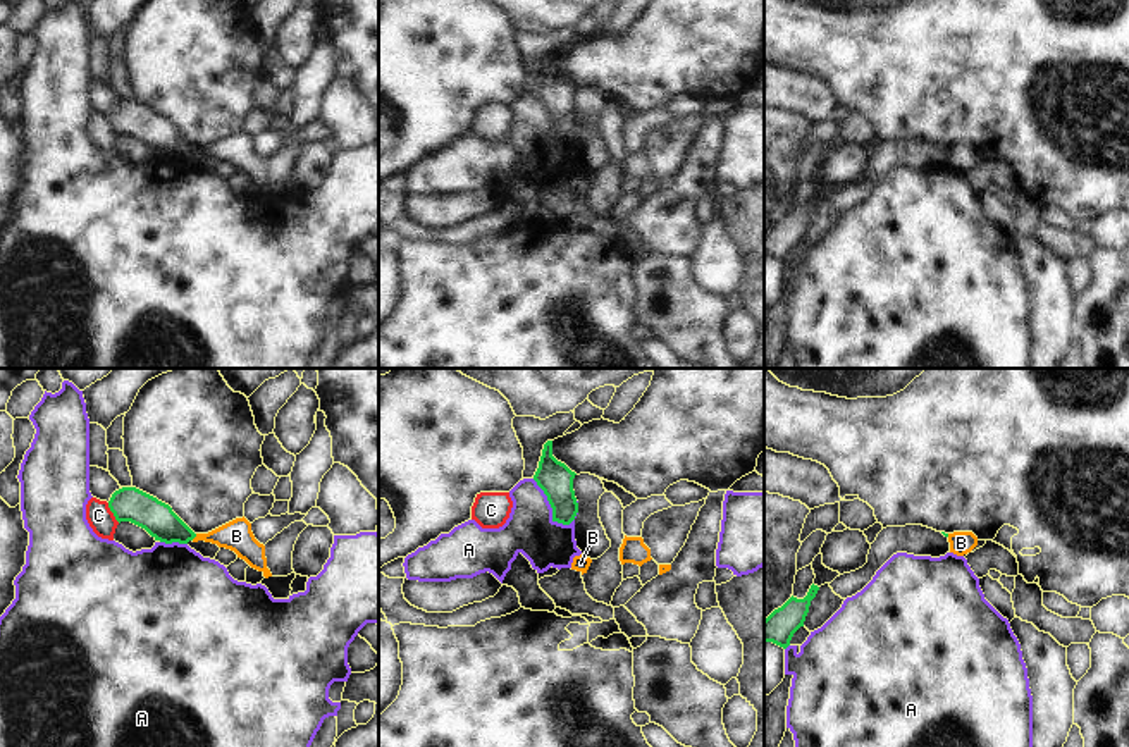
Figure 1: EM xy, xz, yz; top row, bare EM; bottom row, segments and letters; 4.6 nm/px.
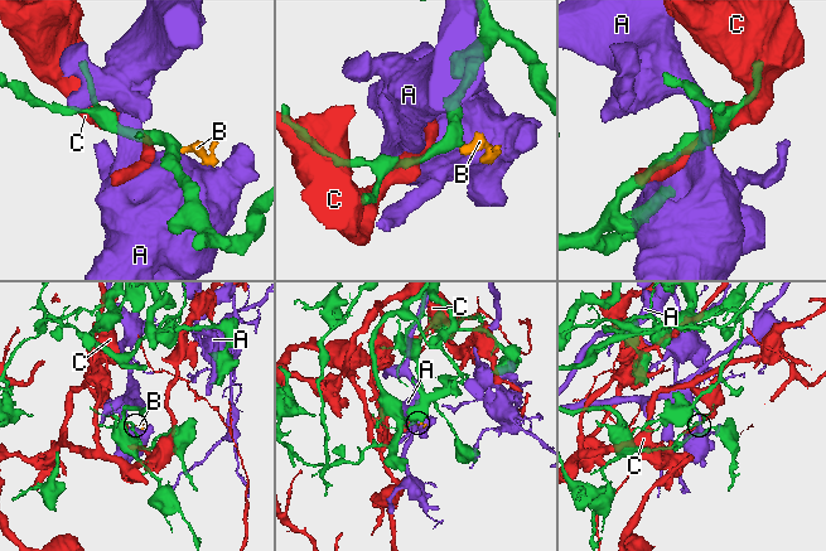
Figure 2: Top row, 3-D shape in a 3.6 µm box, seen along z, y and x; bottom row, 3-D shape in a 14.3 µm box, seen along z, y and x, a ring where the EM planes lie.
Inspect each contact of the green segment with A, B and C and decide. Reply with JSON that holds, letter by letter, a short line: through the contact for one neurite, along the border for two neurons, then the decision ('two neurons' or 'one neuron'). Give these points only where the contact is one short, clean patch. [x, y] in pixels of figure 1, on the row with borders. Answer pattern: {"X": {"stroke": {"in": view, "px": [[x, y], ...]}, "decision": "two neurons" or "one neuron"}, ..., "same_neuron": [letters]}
{"A": {"decision": "two neurons"}, "B": {"stroke": {"in": "xy", "px": [[197, 534], [191, 539]]}, "decision": "two neurons"}, "C": {"decision": "two neurons"}, "same_neuron": []}

